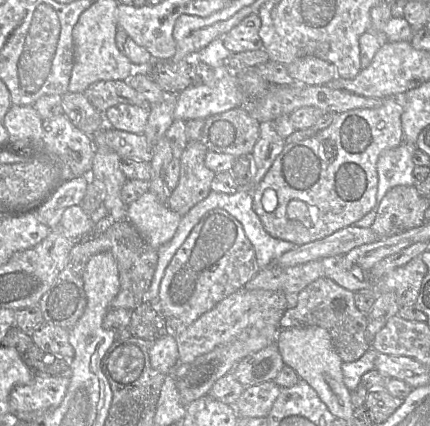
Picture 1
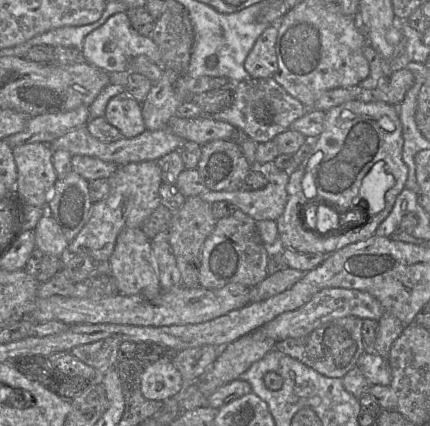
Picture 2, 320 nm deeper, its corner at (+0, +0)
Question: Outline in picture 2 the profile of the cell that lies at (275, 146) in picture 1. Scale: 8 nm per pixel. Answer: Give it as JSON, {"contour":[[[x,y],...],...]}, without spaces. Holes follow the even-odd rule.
{"contour":[[[274,162],[270,167],[263,169],[266,170],[268,179],[268,183],[263,189],[206,191],[199,196],[209,204],[219,201],[229,202],[256,222],[276,221],[283,214],[287,204],[287,184],[290,171],[276,169]]]}

